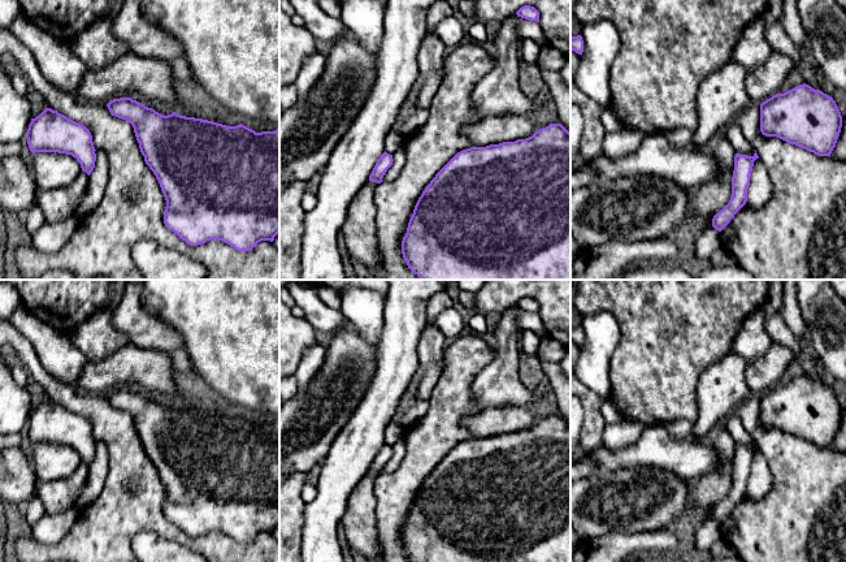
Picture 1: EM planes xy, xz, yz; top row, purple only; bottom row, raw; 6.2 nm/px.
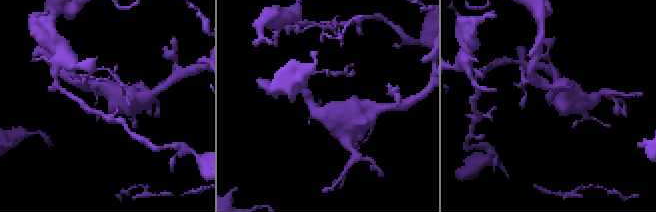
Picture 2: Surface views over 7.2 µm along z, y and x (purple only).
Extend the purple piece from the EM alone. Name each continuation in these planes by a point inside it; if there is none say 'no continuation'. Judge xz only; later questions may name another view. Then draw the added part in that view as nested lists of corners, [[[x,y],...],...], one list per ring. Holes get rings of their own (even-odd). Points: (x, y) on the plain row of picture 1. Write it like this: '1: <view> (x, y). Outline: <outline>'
no continuation

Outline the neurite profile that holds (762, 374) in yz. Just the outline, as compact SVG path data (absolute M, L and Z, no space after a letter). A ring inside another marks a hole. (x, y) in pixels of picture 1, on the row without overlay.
M772 342L762 356L747 363L746 380L751 393L762 395L776 386L794 358L790 349Z

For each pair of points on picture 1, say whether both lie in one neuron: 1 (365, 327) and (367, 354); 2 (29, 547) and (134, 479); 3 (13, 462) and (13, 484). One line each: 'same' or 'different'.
1: different
2: same
3: same

